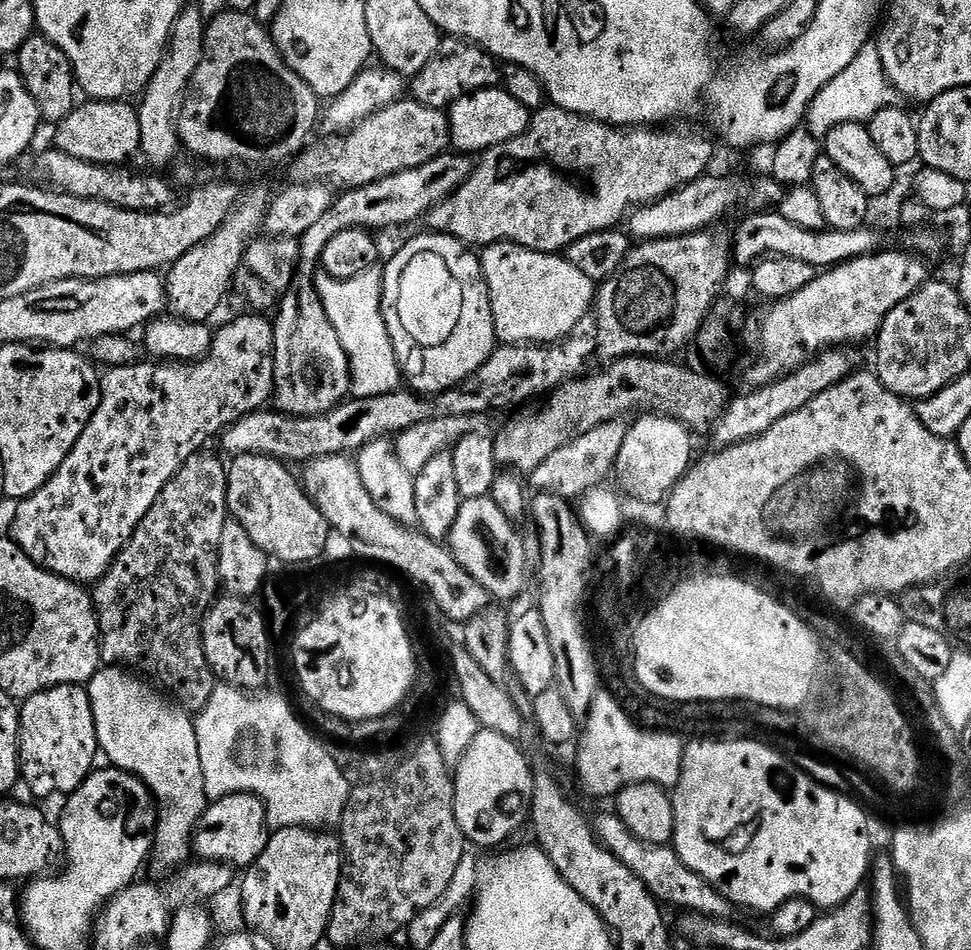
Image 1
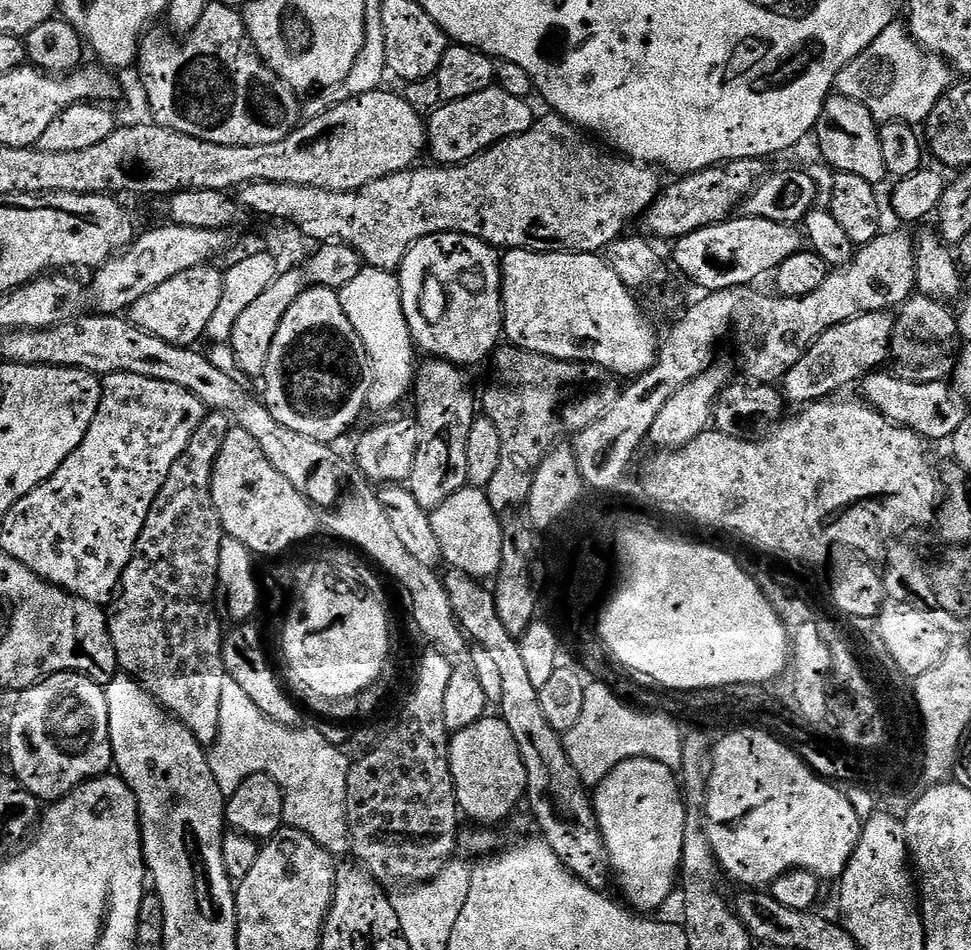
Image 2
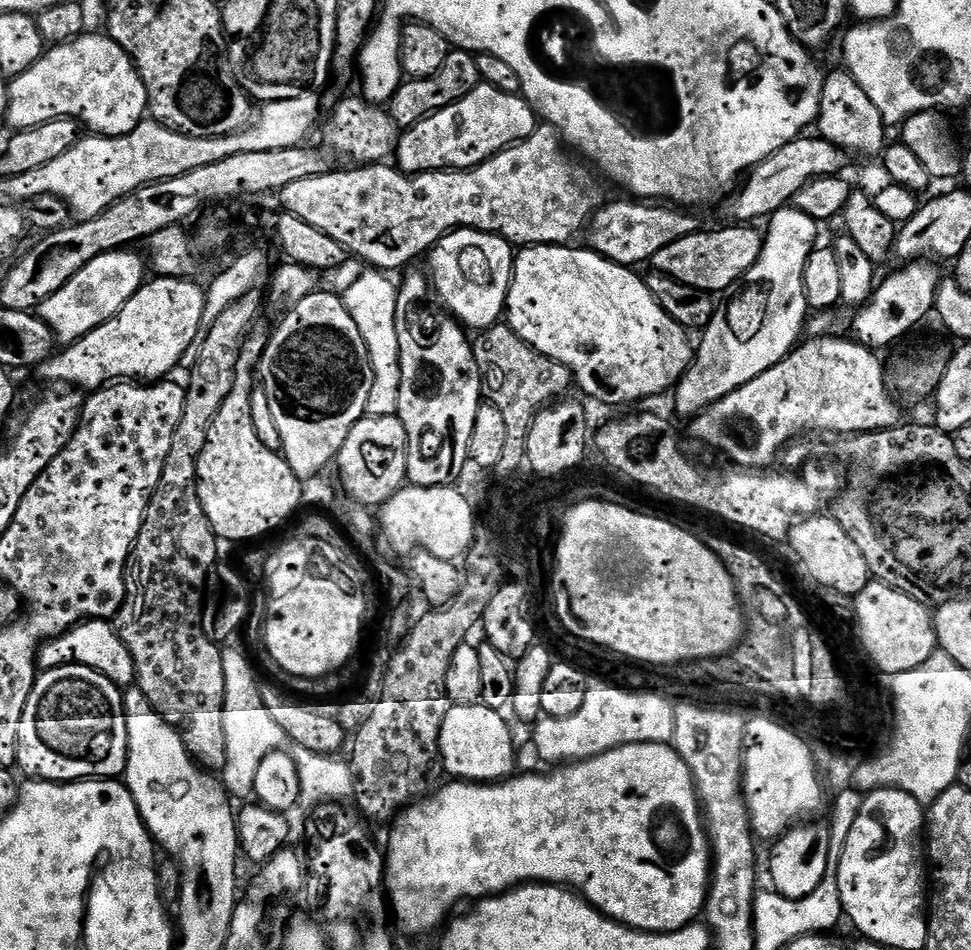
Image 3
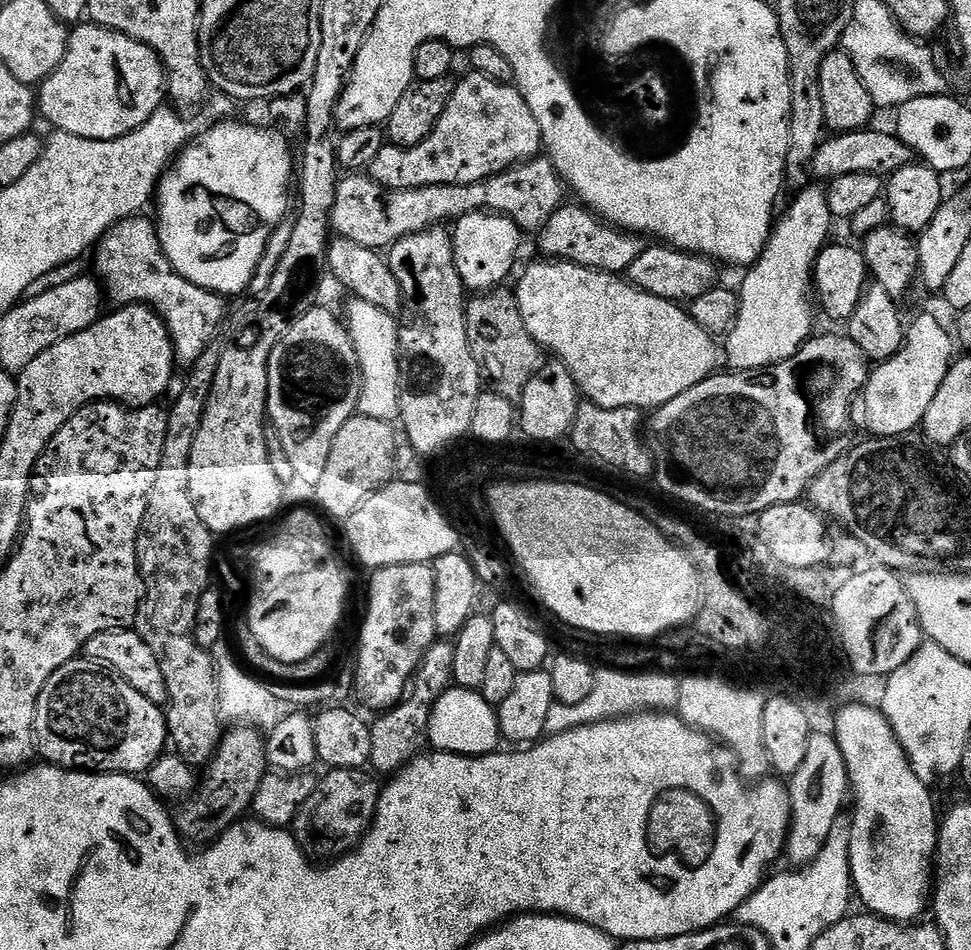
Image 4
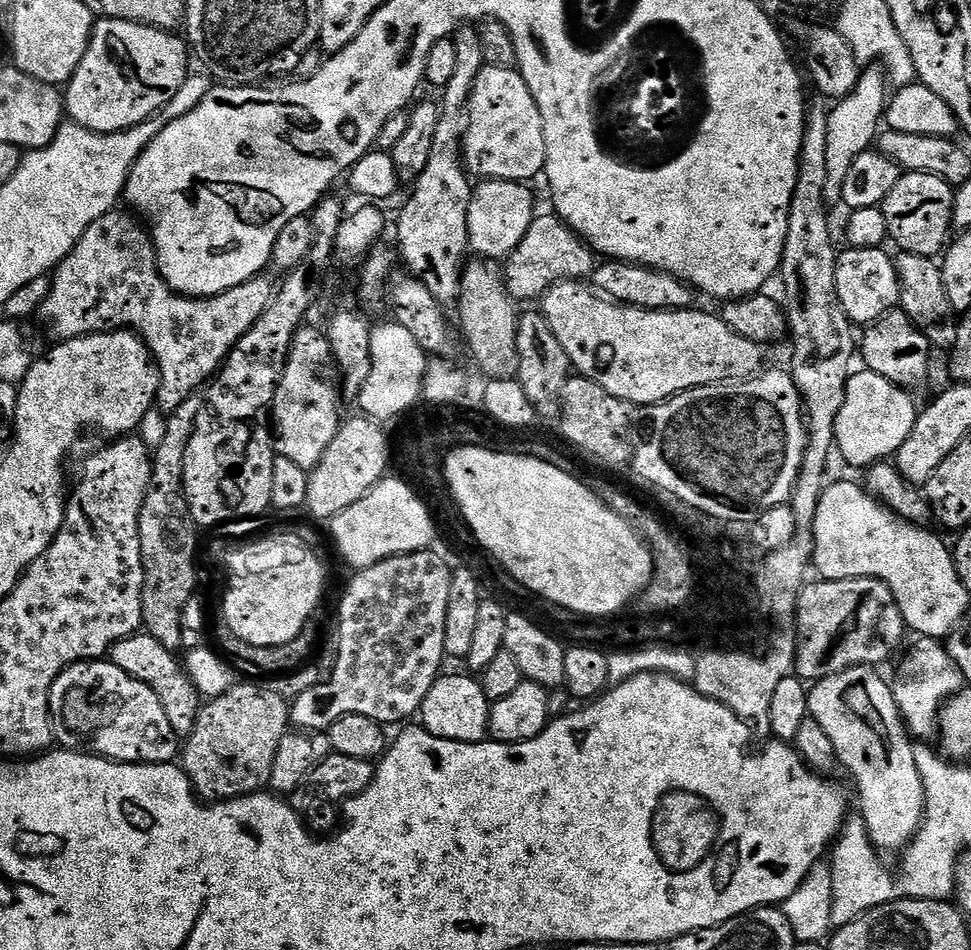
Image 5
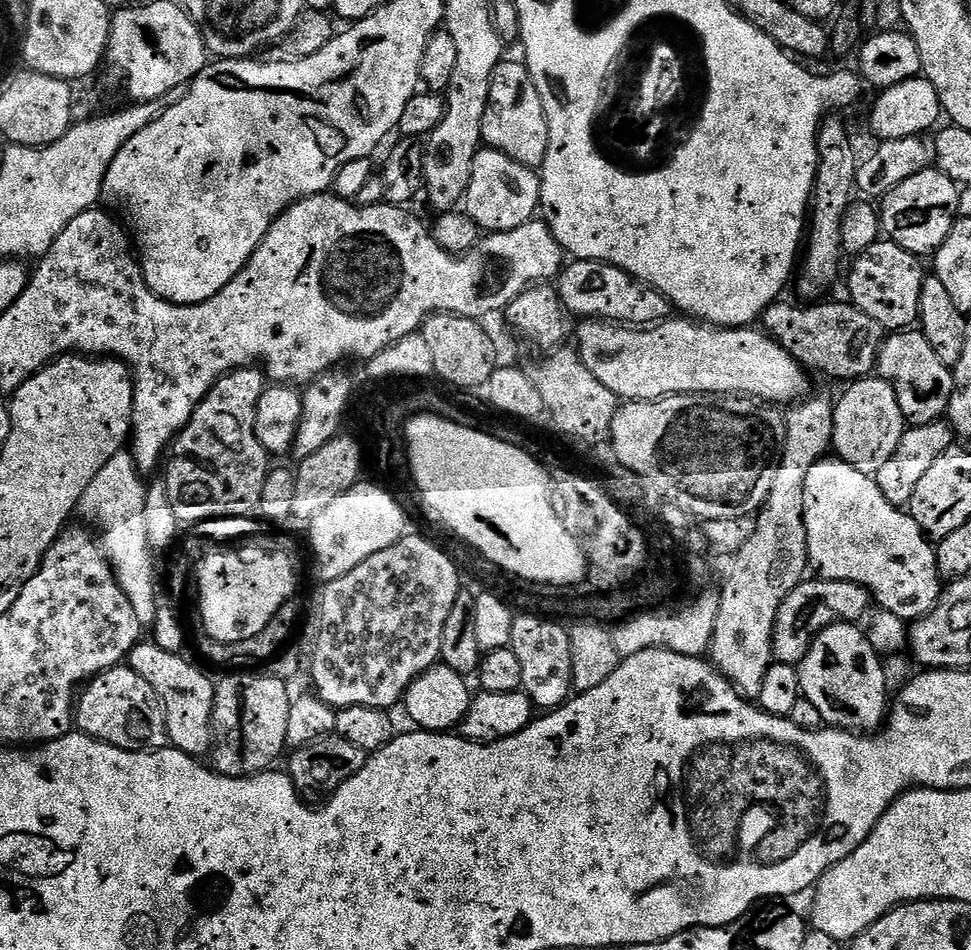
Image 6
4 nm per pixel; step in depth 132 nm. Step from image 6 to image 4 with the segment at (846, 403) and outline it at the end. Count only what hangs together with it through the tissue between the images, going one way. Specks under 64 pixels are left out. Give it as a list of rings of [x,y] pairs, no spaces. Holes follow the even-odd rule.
[[[920,316],[907,325],[903,346],[889,360],[877,363],[871,369],[862,397],[862,416],[864,412],[864,420],[873,437],[906,436],[923,425],[926,410],[930,410],[930,402],[934,402],[934,394],[938,394],[938,386],[942,386],[952,365],[952,340],[954,344],[953,333],[952,336],[948,333],[947,326],[940,324],[938,317]]]

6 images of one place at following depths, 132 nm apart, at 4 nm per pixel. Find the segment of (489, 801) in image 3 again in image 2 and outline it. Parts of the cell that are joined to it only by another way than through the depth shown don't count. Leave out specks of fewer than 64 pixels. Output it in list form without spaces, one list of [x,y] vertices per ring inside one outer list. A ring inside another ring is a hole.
[[[634,758],[622,762],[618,767],[613,768],[612,772],[596,785],[594,789],[594,803],[596,806],[596,817],[600,819],[600,832],[604,836],[604,844],[608,847],[608,862],[611,875],[620,883],[620,892],[629,900],[627,903],[633,909],[639,910],[644,914],[652,914],[655,908],[660,908],[672,896],[672,891],[677,891],[678,877],[680,876],[680,863],[684,861],[684,827],[688,817],[688,809],[684,806],[684,794],[678,787],[678,776],[673,769],[666,767],[662,762],[651,760],[650,758]]]

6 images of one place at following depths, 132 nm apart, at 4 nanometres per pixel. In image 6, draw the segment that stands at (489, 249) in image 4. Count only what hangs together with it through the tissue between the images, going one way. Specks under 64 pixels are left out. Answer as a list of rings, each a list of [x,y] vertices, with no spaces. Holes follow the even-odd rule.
[[[481,147],[472,163],[470,182],[462,204],[468,216],[485,233],[514,230],[537,215],[540,207],[537,169],[514,162],[514,158],[502,154],[497,148]]]

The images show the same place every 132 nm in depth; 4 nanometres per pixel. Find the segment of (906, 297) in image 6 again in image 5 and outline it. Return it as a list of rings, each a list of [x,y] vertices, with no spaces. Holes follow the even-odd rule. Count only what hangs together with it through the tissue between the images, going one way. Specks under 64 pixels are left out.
[[[845,247],[836,257],[836,289],[838,290],[838,302],[842,304],[842,310],[848,315],[848,319],[856,326],[875,324],[888,312],[893,311],[900,303],[900,283],[898,282],[898,270],[895,259],[887,256],[884,248],[871,248],[870,250],[858,250]]]

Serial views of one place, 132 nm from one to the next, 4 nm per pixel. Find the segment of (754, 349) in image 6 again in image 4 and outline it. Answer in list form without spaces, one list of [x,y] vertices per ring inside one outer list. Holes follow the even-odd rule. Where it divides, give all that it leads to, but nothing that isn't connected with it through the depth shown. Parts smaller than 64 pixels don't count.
[[[547,258],[539,261],[541,264],[532,264],[520,276],[520,281],[514,287],[514,295],[518,302],[518,310],[522,314],[522,322],[526,330],[536,339],[536,343],[541,349],[553,352],[555,359],[561,364],[565,364],[574,378],[576,387],[580,389],[585,401],[597,404],[603,408],[639,408],[641,410],[655,410],[661,408],[666,402],[678,398],[690,386],[698,386],[708,376],[717,371],[716,363],[721,363],[722,352],[718,347],[717,341],[694,318],[689,316],[687,311],[679,303],[662,298],[654,298],[654,294],[646,294],[638,290],[634,285],[629,284],[623,275],[615,272],[599,272],[586,266],[568,264],[565,260],[550,260]]]

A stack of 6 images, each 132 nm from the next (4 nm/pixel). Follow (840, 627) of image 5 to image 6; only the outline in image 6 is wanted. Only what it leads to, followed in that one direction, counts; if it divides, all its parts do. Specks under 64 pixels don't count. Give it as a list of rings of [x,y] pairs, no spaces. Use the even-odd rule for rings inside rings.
[[[808,578],[801,582],[780,607],[776,634],[772,637],[772,658],[775,663],[799,665],[812,639],[823,628],[841,622],[860,622],[864,615],[869,615],[870,597],[861,584],[851,584],[848,580],[815,579]]]

